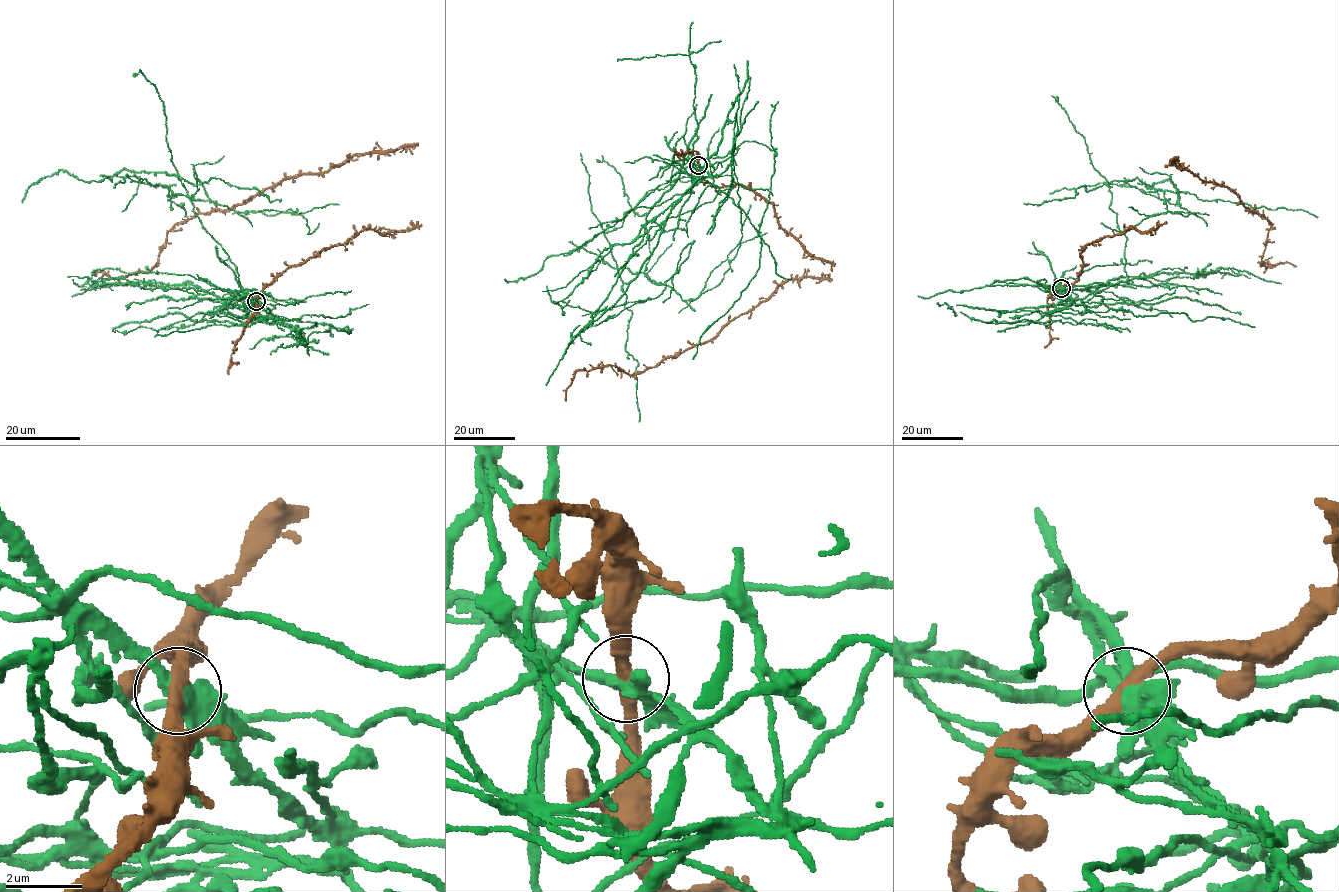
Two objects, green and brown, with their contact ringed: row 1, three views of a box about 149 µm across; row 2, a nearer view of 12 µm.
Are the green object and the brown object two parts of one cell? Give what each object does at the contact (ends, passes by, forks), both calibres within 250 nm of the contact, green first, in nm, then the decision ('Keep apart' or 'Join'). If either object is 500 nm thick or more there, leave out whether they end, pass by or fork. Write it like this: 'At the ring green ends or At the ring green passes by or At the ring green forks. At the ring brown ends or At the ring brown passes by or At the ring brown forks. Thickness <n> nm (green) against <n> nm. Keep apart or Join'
At the ring green passes by. At the ring brown passes by. Thickness 400 nm (green) against 360 nm. Keep apart

